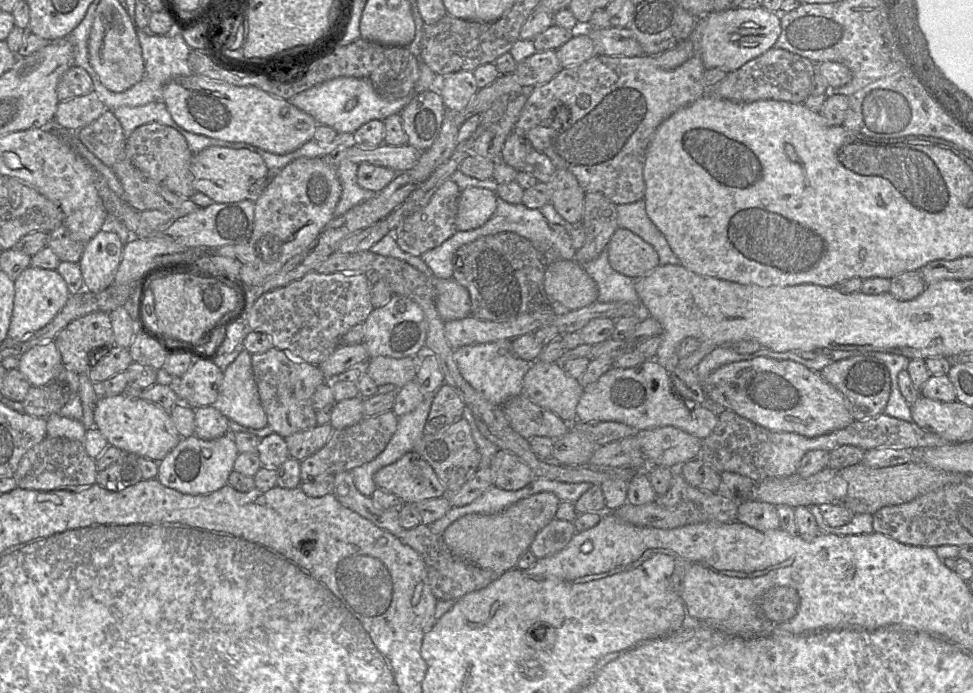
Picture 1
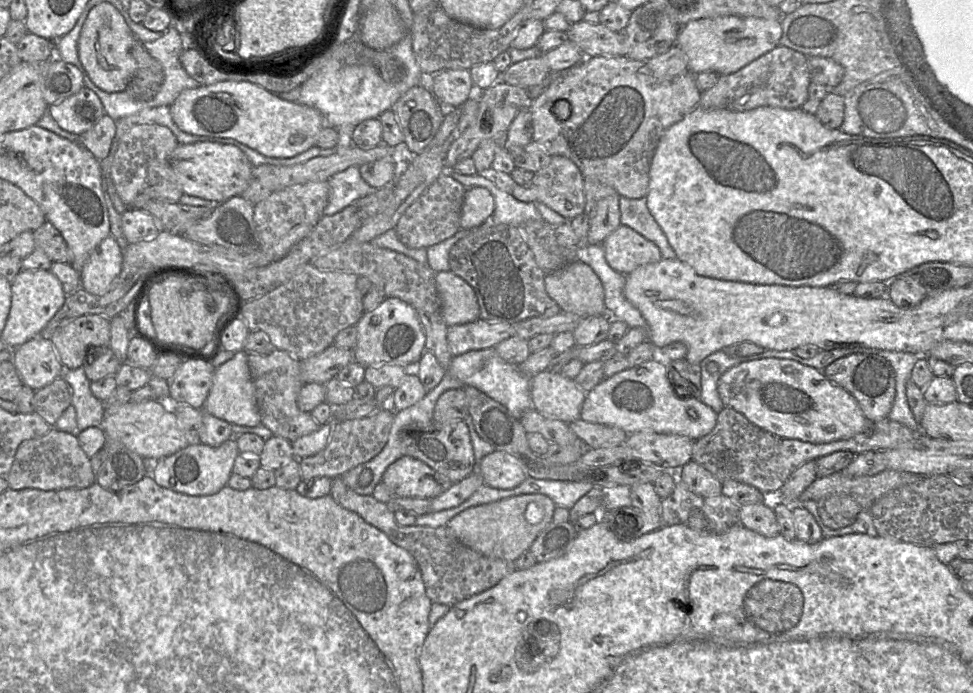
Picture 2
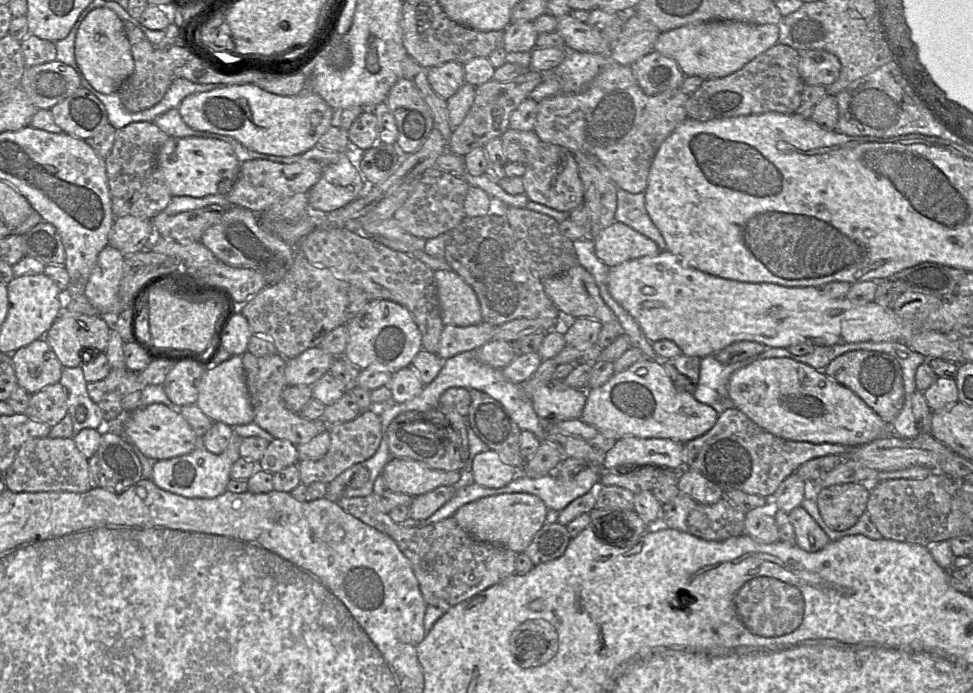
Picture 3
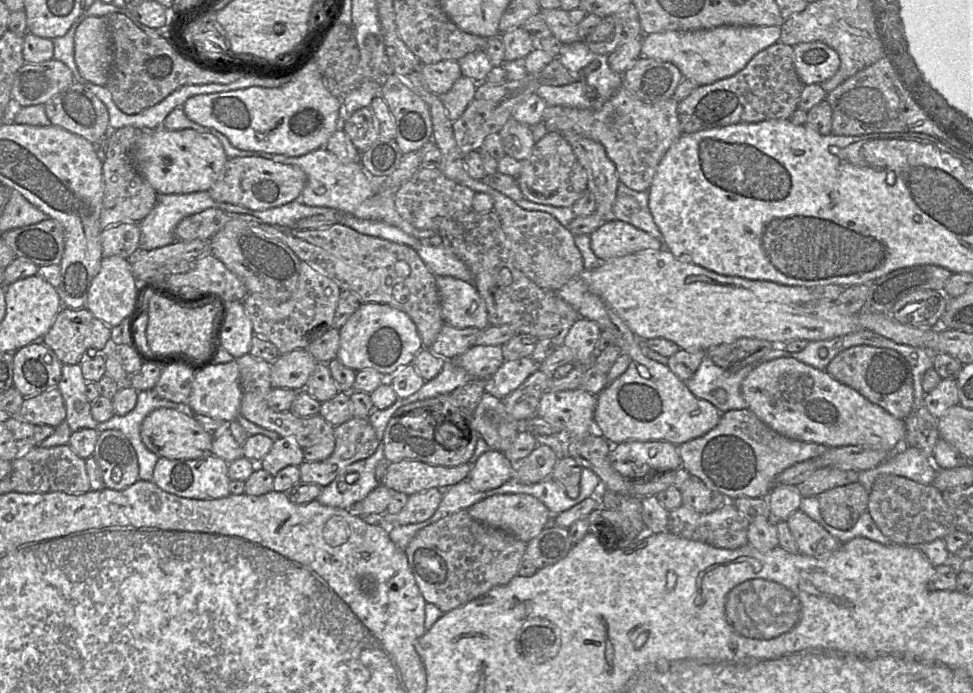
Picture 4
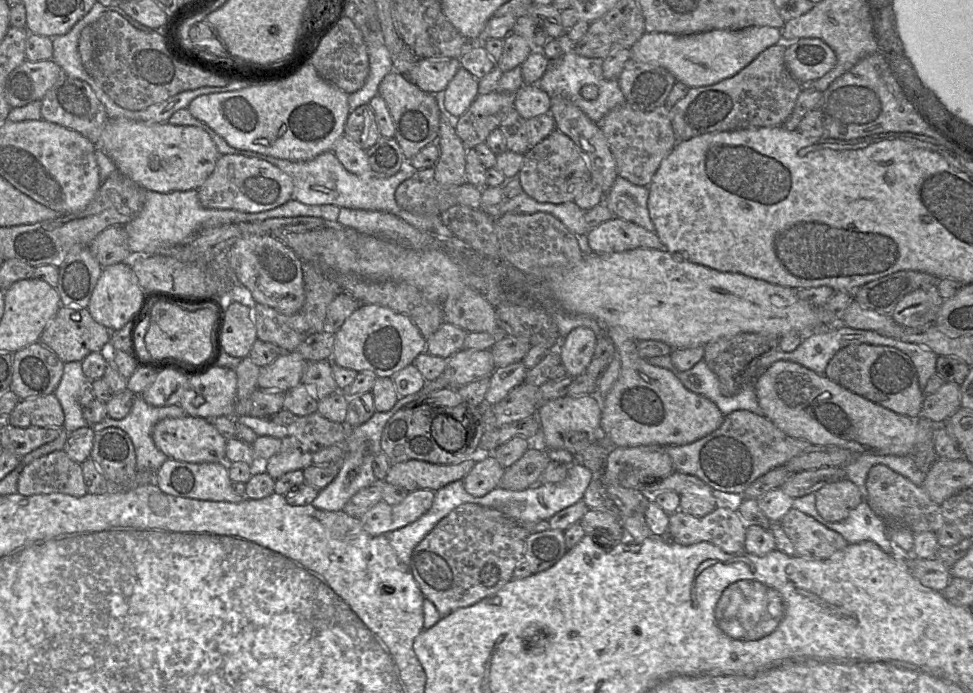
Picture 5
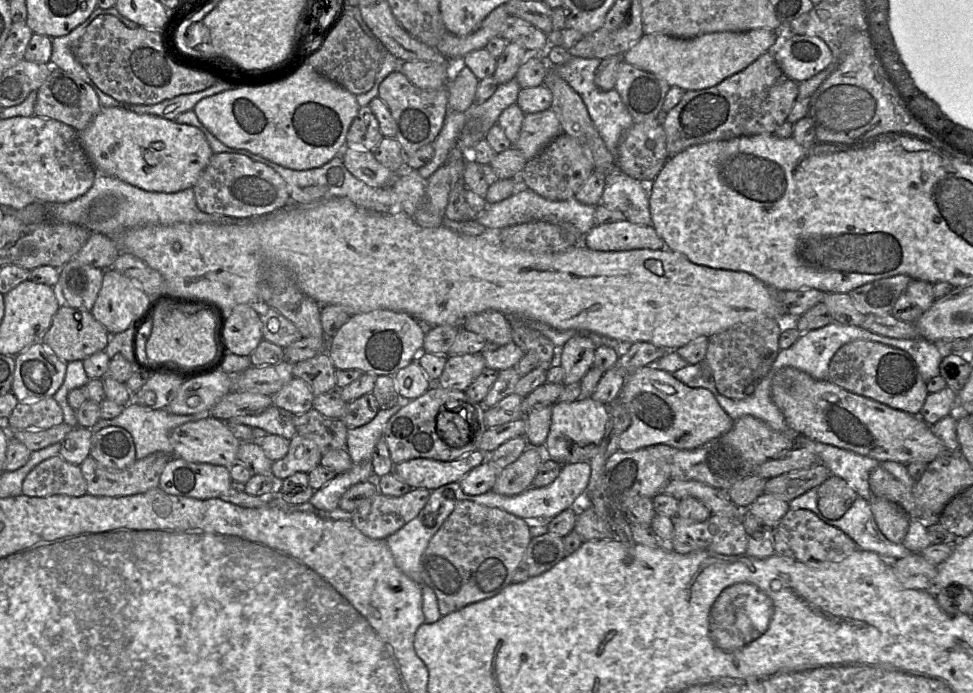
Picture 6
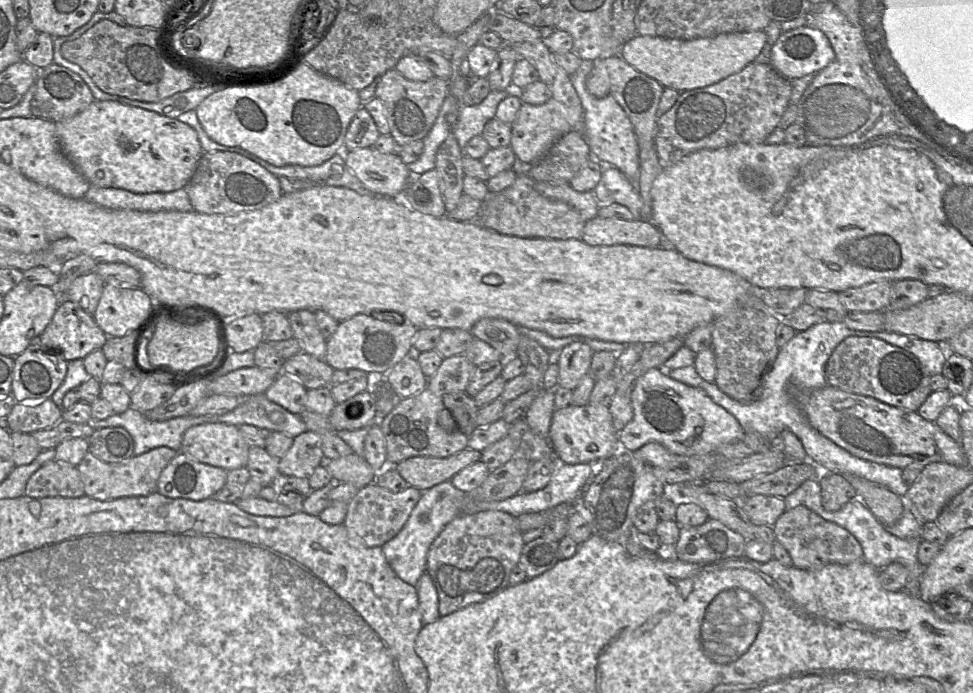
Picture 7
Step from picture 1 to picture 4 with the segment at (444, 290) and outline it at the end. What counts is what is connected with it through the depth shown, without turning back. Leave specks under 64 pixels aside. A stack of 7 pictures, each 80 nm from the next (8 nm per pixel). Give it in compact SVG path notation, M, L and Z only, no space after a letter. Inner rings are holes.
M436 276L444 322L455 328L486 329L488 321L485 301L472 283L452 276Z

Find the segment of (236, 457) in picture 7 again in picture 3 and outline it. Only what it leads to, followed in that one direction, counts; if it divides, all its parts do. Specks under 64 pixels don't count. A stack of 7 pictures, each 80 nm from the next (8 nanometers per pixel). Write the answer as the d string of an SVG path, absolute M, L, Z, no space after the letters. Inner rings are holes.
M153 403L138 407L125 413L125 437L147 458L168 460L190 453L200 445L200 438L195 434L177 408L162 403Z

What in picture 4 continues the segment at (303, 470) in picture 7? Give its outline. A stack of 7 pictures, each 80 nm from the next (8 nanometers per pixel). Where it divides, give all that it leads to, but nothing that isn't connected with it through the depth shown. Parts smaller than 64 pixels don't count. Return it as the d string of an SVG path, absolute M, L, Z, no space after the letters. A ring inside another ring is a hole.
M293 437L275 440L270 451L261 459L262 469L275 476L286 466L300 466L304 462L303 448Z

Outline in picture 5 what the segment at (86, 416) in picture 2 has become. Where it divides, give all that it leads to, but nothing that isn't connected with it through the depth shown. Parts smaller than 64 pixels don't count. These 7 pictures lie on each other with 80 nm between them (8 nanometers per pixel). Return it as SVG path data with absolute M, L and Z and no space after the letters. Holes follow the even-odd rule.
M81 362L64 363L62 378L54 392L64 412L63 429L71 433L89 426L79 404L79 392L87 377L82 371Z

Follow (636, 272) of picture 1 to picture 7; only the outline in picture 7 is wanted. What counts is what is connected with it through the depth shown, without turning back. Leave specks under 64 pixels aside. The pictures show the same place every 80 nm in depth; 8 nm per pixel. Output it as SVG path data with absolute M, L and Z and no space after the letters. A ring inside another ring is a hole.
M596 216L583 228L582 240L591 246L631 245L658 248L661 232L651 220L626 221Z

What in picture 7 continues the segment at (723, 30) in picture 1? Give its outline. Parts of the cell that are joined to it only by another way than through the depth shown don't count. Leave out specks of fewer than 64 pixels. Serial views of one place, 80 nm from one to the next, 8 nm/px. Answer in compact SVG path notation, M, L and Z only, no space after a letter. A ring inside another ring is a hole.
M764 31L725 33L692 40L636 35L621 47L619 55L664 88L685 92L704 88L740 72L753 63L766 45L767 36Z

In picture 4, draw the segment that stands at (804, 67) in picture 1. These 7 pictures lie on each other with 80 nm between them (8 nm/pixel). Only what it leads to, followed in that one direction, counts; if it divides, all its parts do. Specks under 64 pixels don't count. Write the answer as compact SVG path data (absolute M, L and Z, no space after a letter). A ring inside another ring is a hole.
M778 42L756 54L736 74L712 84L698 86L689 96L678 102L681 133L738 123L789 119L798 108L803 86L794 66L793 47Z

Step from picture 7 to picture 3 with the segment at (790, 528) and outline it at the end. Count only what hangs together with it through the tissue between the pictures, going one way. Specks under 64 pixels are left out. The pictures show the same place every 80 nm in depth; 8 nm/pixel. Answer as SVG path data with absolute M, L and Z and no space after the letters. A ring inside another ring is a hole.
M802 507L794 508L788 516L794 528L796 545L801 549L816 552L831 542L826 533Z

